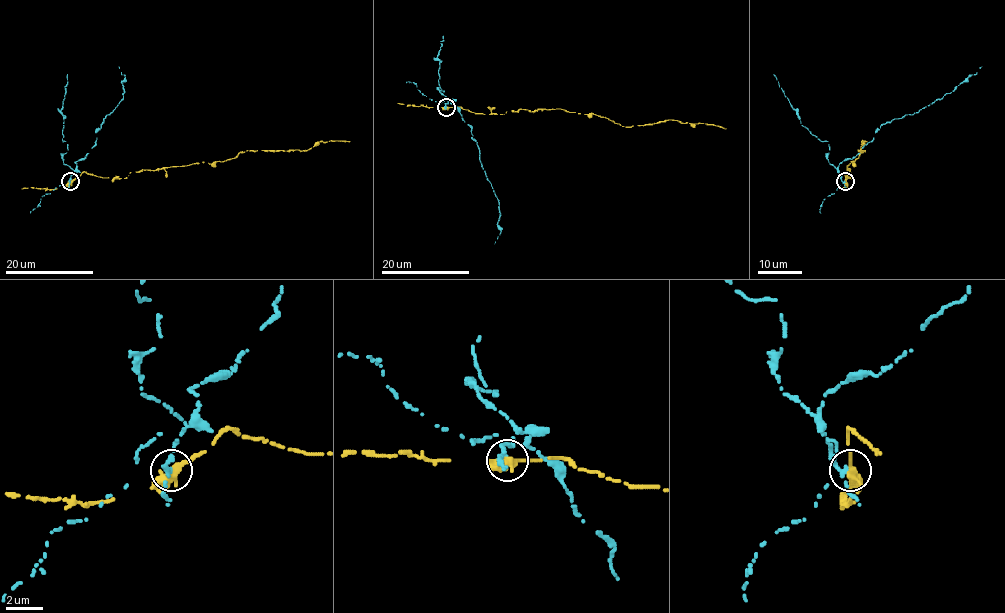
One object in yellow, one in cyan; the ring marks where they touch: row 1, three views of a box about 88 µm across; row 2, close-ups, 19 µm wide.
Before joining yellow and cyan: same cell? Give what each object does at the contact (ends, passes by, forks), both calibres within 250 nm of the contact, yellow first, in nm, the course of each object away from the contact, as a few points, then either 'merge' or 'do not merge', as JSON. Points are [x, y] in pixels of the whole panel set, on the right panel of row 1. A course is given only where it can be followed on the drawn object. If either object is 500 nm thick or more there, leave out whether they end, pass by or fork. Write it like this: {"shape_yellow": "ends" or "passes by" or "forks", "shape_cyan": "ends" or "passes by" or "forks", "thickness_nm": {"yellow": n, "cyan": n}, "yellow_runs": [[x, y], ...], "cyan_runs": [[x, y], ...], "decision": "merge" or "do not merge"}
{"shape_yellow": "passes by", "shape_cyan": "ends", "thickness_nm": {"yellow": 440, "cyan": 320}, "yellow_runs": [[845, 181], [845, 171], [852, 178], [847, 166], [864, 150], [858, 150], [861, 150], [861, 142], [867, 142]], "cyan_runs": [[845, 181], [838, 173], [838, 165], [860, 153], [880, 126], [918, 112], [951, 92], [982, 66]], "decision": "do not merge"}

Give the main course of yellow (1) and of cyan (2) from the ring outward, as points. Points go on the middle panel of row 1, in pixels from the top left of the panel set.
1: (446, 107), (502, 114), (520, 109), (562, 109), (600, 115), (622, 126), (677, 120), (725, 129)
2: (446, 107), (452, 100), (471, 129), (481, 166), (498, 202), (501, 233), (494, 244)

